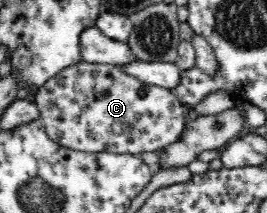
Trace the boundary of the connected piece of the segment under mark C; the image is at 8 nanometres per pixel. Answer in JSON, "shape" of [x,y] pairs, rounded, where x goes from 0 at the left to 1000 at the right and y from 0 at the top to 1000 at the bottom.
{"shape":[[[303,286],[232,324],[187,362],[165,399],[139,408],[127,479],[150,516],[150,577],[176,634],[228,690],[326,718],[487,718],[596,714],[674,653],[693,606],[689,484],[644,423],[607,404],[543,394],[532,376],[449,329],[442,310]]]}

